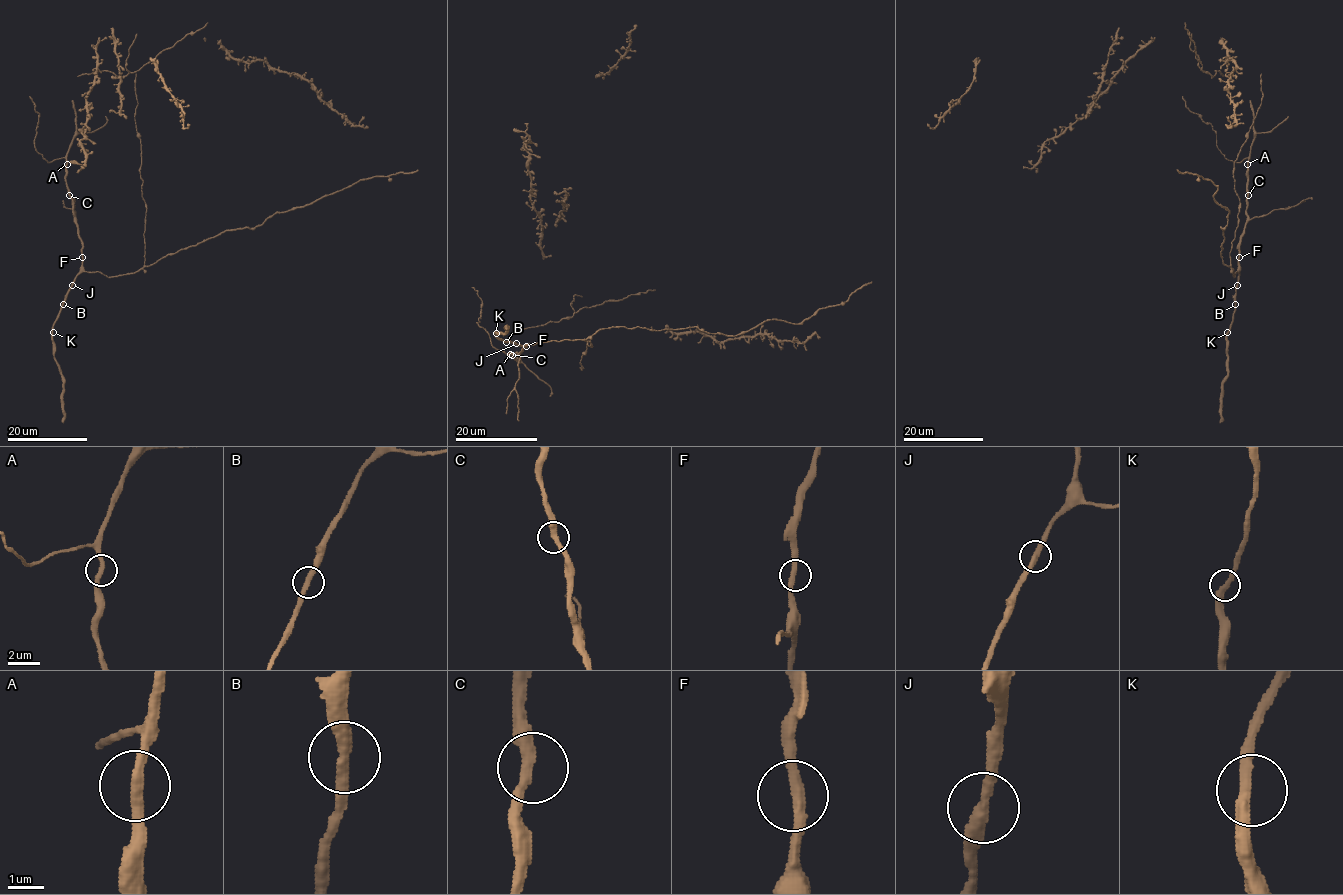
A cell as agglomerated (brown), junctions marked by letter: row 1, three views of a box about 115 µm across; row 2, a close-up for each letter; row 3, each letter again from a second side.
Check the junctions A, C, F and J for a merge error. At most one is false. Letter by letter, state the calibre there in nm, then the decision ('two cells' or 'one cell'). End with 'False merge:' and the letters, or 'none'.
A: 320 nm | one cell
C: 340 nm | one cell
F: 340 nm | one cell
J: 340 nm | one cell
False merge: none

